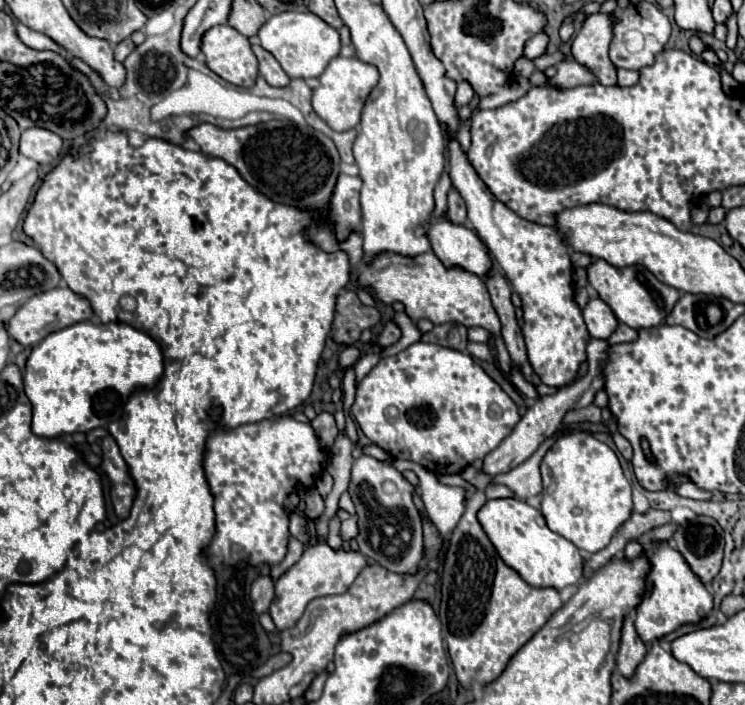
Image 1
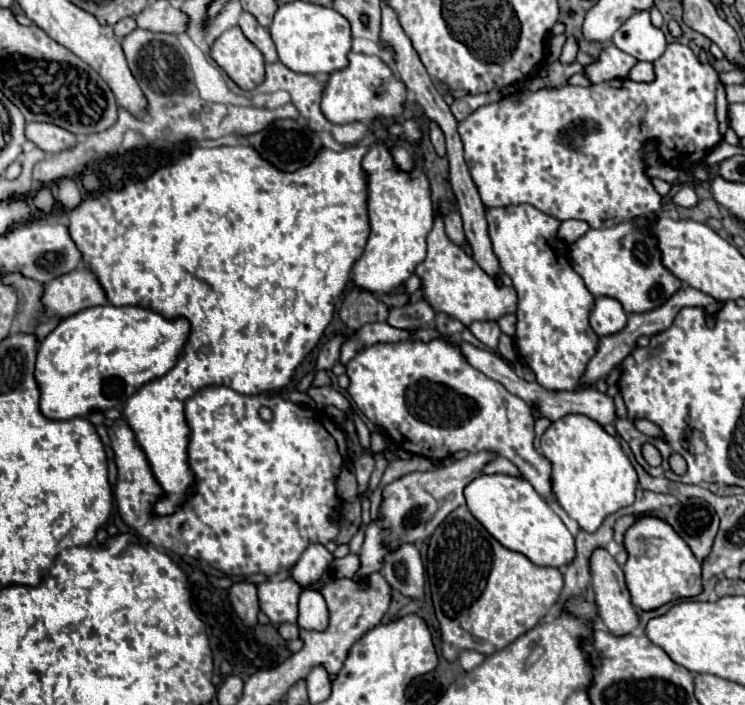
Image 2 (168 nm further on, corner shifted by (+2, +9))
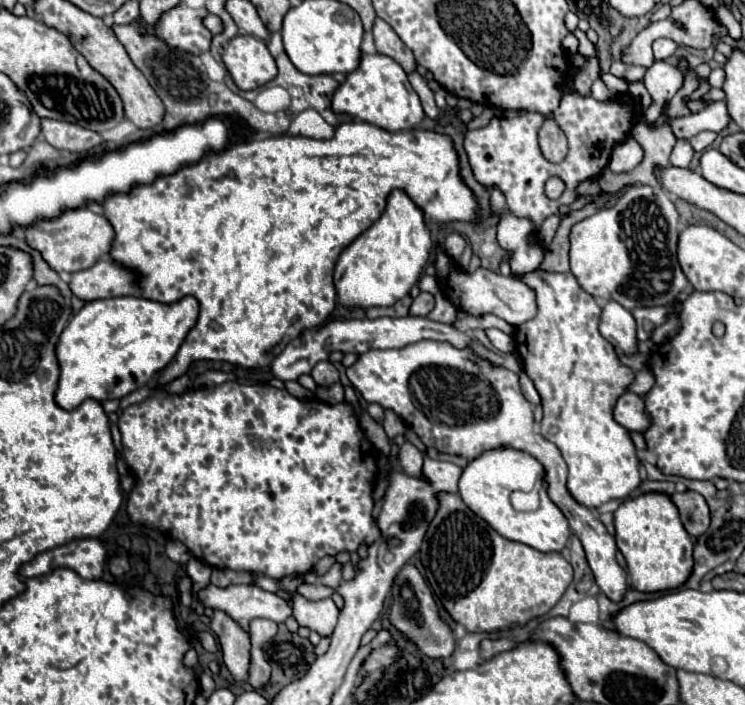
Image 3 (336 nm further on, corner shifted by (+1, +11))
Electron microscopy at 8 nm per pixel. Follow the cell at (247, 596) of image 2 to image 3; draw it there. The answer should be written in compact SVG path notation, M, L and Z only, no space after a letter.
M214 611L210 629L214 631L220 651L222 651L222 663L234 677L234 681L244 683L248 679L248 667L250 667L250 635L236 625L226 613Z

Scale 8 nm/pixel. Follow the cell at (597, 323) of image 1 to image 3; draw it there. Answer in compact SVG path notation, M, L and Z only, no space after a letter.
M608 301L602 309L600 333L606 341L610 341L624 355L638 353L638 337L636 337L636 321L628 309L624 309L616 301Z

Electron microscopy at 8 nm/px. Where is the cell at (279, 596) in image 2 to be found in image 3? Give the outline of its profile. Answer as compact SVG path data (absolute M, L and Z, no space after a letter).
M208 583L204 589L198 591L198 599L204 607L210 607L214 611L218 609L230 615L244 631L248 631L250 621L256 617L284 623L292 615L286 599L272 595L256 585L216 587Z

